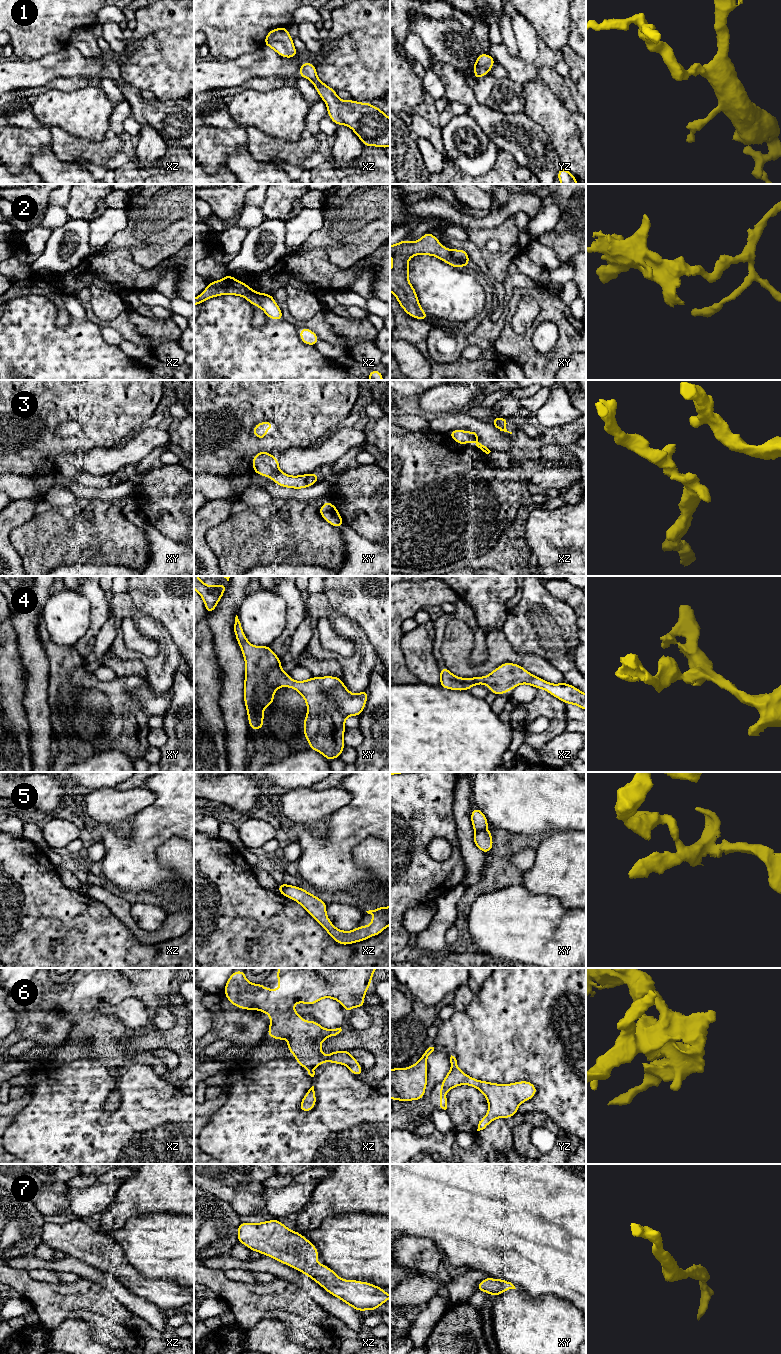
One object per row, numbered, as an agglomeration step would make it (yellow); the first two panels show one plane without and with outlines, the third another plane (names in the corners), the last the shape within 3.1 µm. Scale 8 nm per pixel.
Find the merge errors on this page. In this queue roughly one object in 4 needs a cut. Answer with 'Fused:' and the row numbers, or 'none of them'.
Fused: 2, 3, 5

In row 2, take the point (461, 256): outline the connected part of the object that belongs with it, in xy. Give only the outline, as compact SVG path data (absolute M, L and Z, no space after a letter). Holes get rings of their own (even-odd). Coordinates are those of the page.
M462 249L452 250L452 255L460 267L467 267L470 263L469 254Z

